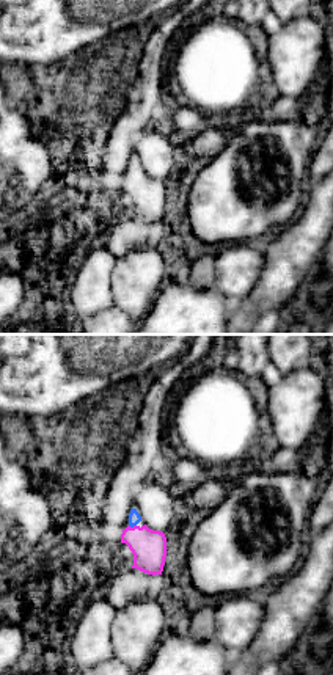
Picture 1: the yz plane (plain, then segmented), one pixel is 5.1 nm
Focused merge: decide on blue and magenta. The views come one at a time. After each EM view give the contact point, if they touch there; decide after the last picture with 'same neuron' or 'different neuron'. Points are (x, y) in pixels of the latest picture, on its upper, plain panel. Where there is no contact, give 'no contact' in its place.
contact (132, 175)

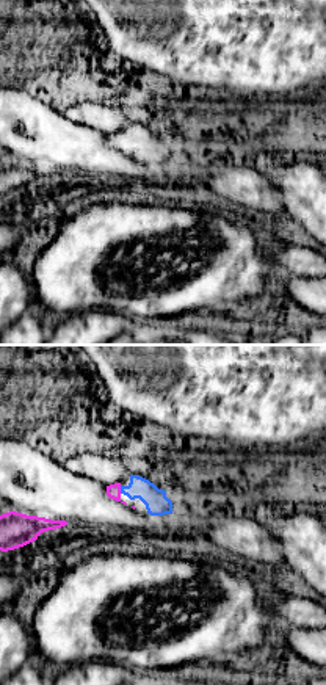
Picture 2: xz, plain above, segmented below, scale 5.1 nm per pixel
contact (121, 138)

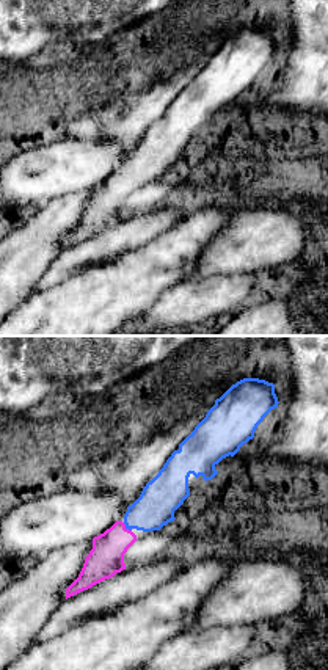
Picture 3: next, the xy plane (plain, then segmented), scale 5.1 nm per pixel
contact (127, 176)

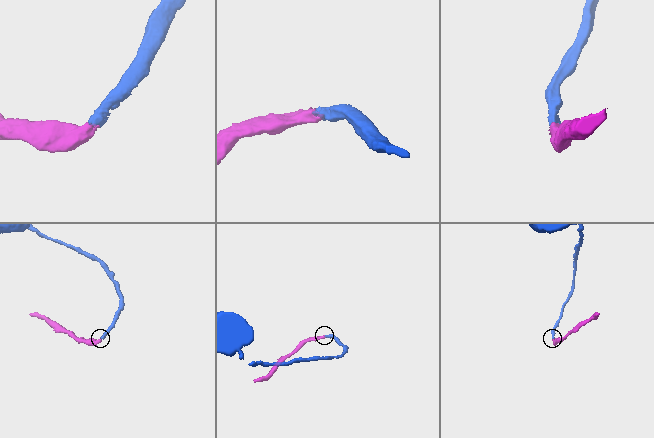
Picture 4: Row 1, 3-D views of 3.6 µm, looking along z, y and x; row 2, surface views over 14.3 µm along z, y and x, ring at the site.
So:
same neuron

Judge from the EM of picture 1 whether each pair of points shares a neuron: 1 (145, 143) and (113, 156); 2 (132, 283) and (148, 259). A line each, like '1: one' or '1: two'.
1: two
2: one

